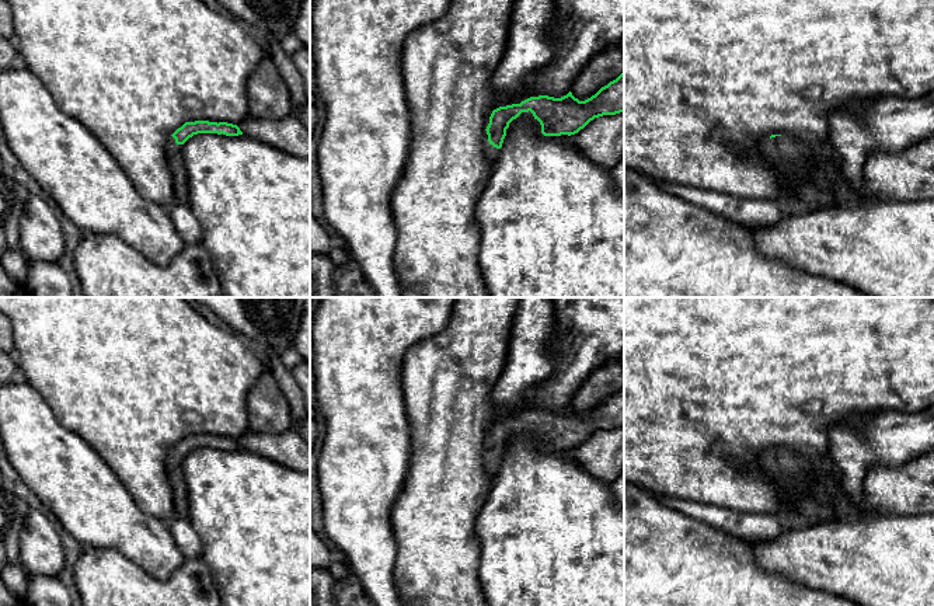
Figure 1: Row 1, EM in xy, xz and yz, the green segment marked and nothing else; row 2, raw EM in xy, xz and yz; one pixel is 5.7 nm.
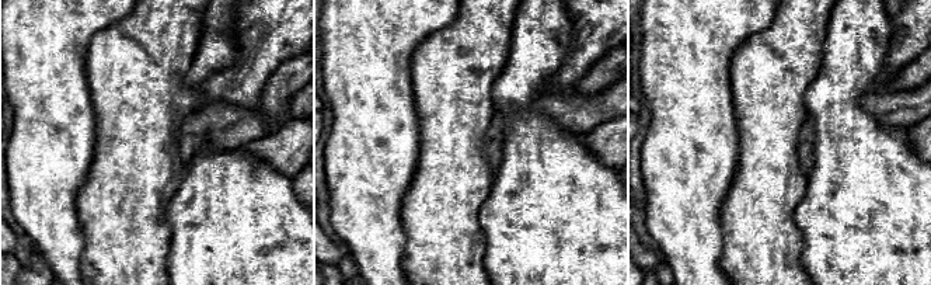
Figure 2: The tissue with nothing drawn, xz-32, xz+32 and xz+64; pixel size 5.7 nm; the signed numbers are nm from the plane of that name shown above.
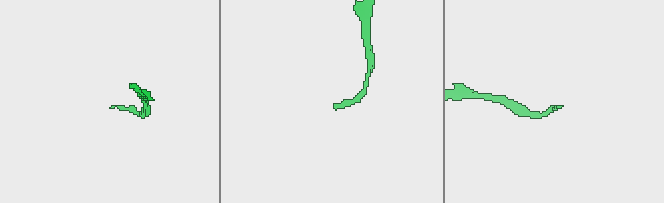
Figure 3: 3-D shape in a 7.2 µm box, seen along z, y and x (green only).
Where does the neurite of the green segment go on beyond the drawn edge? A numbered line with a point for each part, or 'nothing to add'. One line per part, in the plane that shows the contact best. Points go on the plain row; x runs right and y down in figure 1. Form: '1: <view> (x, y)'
1: xz (491, 467)

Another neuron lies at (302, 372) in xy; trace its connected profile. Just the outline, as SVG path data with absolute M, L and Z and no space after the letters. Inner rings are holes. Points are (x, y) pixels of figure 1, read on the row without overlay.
M303 362L303 363L297 365L292 370L292 376L297 382L297 384L303 393L304 408L306 408L307 417L310 417L310 363Z

